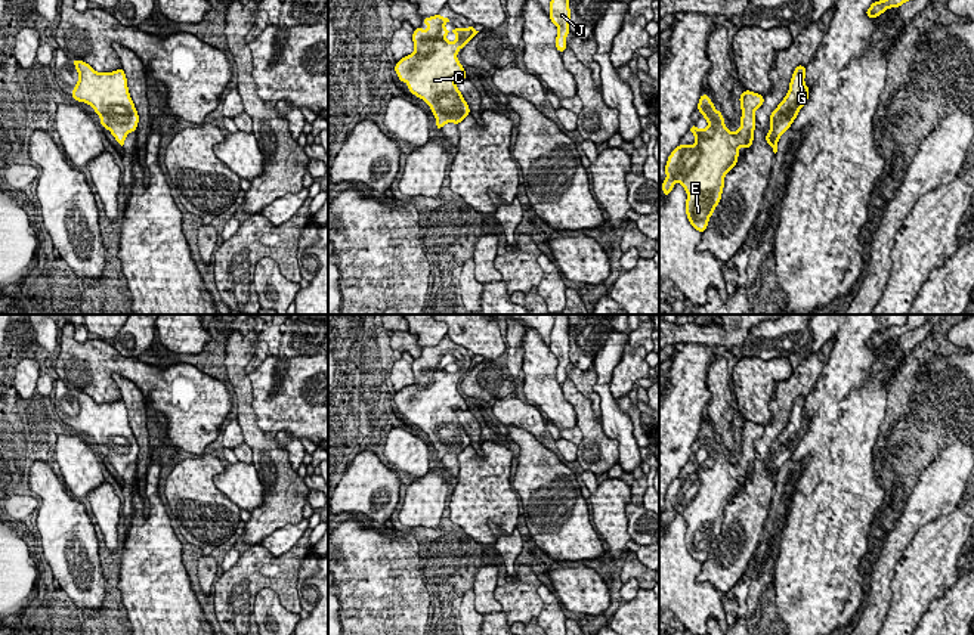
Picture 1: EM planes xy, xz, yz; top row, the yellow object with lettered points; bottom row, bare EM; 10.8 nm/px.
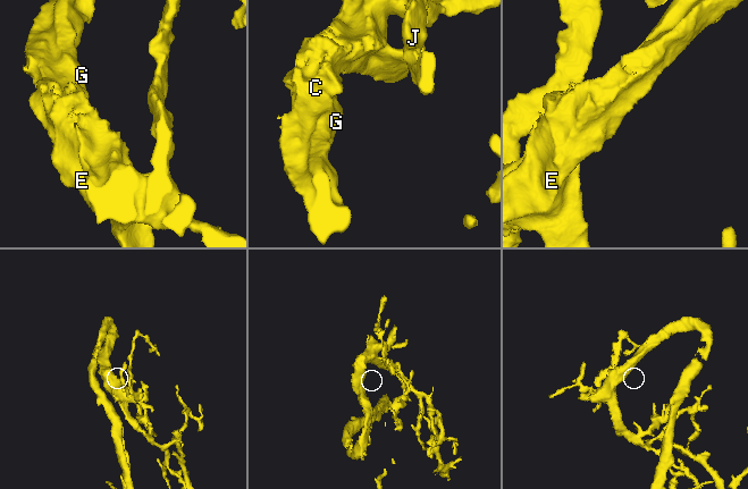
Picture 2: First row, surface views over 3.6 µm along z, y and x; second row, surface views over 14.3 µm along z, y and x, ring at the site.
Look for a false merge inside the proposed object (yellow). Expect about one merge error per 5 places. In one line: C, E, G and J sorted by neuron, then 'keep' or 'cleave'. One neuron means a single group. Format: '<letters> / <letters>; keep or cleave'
C E G J; keep

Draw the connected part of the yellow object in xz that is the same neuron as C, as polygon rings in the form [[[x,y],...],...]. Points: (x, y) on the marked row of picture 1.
[[[440,13],[423,18],[429,30],[414,30],[414,53],[395,65],[399,81],[409,87],[408,93],[430,106],[437,130],[446,123],[460,124],[470,115],[470,108],[454,80],[467,78],[457,53],[479,32],[474,27],[446,31],[446,22],[449,19]]]

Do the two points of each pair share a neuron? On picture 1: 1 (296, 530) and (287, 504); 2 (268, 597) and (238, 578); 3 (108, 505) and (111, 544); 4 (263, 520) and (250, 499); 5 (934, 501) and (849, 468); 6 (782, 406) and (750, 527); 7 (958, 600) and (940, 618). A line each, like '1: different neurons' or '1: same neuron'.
1: different neurons
2: different neurons
3: same neuron
4: different neurons
5: different neurons
6: same neuron
7: same neuron

